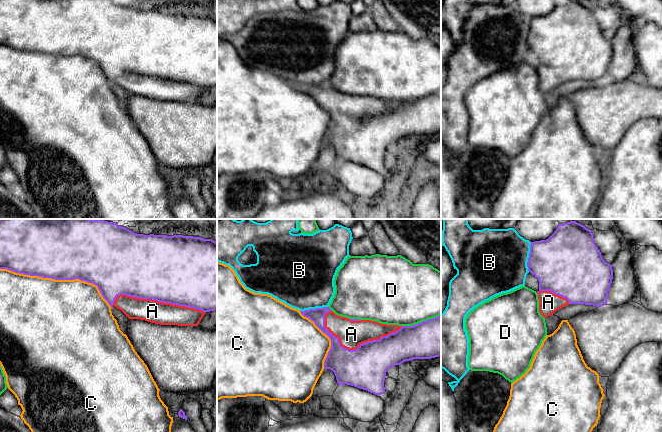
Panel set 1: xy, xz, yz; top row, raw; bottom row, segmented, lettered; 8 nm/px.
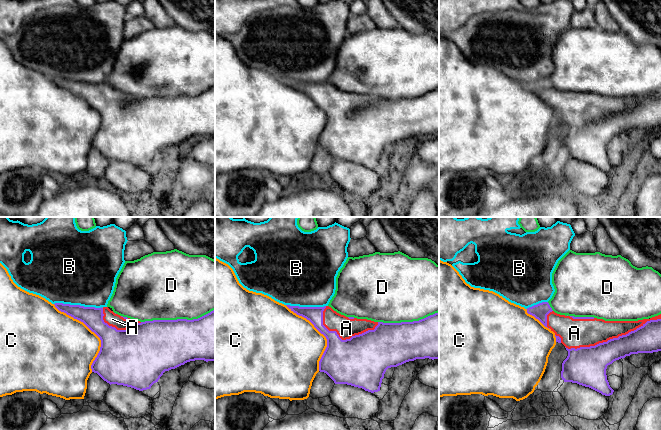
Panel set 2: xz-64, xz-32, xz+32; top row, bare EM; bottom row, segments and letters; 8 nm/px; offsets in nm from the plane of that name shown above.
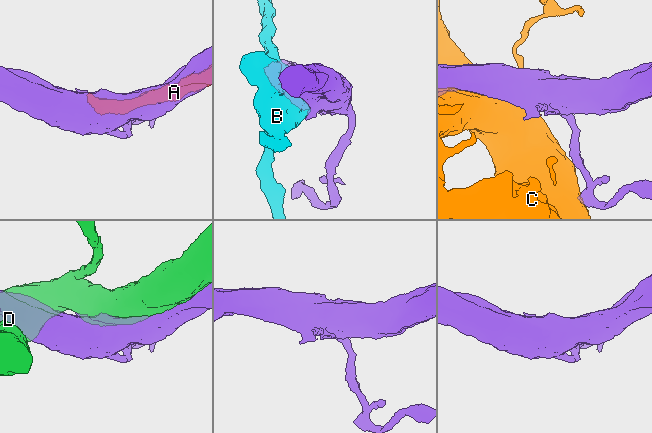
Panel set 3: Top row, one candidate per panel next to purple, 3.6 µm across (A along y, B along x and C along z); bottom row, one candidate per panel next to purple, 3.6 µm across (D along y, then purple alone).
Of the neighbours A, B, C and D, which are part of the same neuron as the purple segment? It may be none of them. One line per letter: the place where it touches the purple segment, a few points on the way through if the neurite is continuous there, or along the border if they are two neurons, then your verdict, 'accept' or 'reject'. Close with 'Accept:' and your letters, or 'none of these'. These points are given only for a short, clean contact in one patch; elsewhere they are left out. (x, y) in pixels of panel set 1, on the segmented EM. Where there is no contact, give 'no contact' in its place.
A: meets purple in xz at (357, 348); accept
B: meets purple in yz at (529, 257); reject
C: meets purple in xy at (58, 279); reject
D: meets purple in xz at (421, 322); reject
Accept: A

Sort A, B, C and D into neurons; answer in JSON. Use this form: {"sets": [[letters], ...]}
{"sets": [["A"], ["B"], ["C"], ["D"]]}

